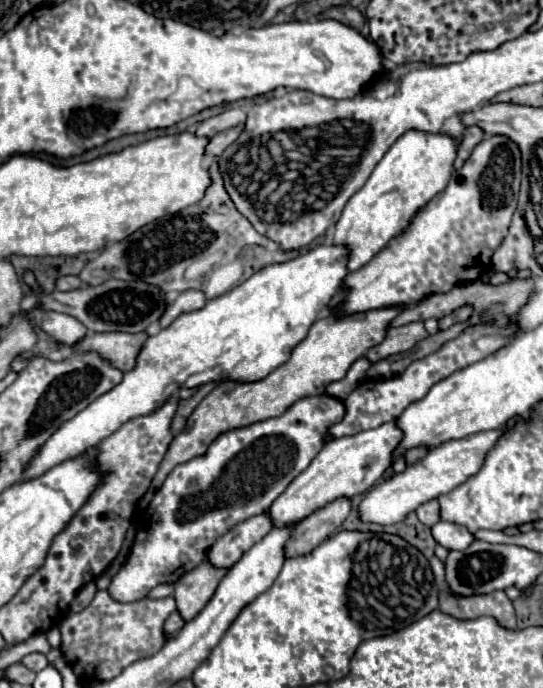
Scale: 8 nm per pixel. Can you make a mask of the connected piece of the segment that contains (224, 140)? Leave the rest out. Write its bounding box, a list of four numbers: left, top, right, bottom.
[206,124,246,156]

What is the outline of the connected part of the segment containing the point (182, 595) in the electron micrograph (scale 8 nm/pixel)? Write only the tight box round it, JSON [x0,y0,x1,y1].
[174,564,226,622]

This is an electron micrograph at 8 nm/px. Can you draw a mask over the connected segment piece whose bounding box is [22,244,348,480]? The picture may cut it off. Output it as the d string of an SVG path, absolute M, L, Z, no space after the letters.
M316 246L308 250L306 254L284 262L284 264L272 264L256 272L252 278L242 282L240 286L232 288L230 292L208 300L208 304L200 310L186 312L178 316L168 328L164 328L156 336L148 336L144 346L140 348L136 356L136 366L124 374L122 382L116 384L110 392L98 396L98 400L90 402L78 416L66 420L66 424L60 424L60 428L38 448L38 452L32 456L32 460L26 464L22 480L34 480L42 476L42 472L48 472L50 468L74 460L82 456L84 452L96 448L106 436L114 434L126 420L132 420L134 416L148 416L150 412L156 412L166 404L170 396L176 394L176 390L182 388L200 388L210 382L226 382L226 380L264 380L274 368L282 366L288 358L292 348L308 334L308 328L316 320L318 312L326 308L332 300L332 296L338 292L342 278L348 274L346 268L348 250L344 246Z

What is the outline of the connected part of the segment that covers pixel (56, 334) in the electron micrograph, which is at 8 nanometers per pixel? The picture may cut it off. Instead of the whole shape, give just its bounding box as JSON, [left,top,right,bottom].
[40,312,86,346]

